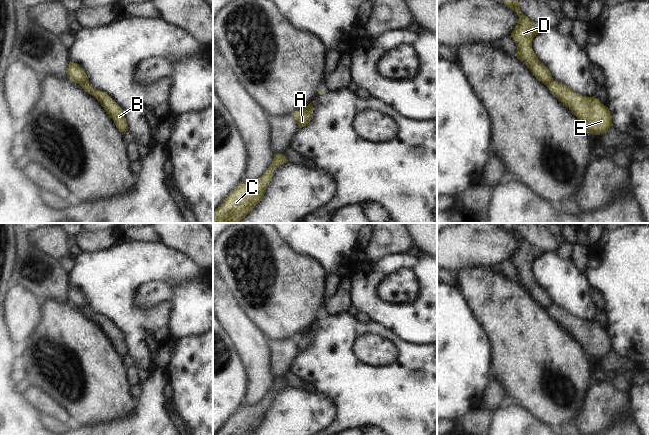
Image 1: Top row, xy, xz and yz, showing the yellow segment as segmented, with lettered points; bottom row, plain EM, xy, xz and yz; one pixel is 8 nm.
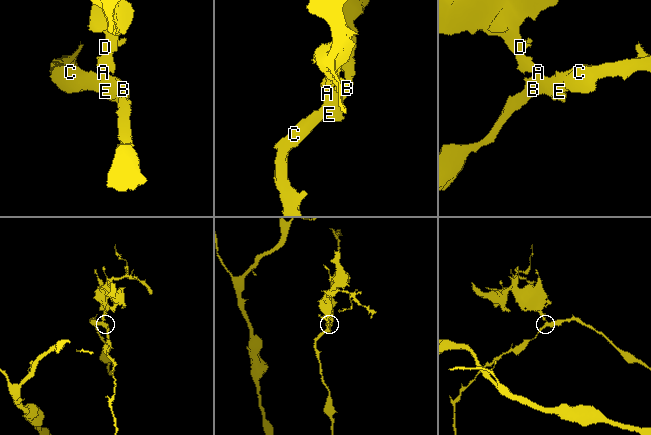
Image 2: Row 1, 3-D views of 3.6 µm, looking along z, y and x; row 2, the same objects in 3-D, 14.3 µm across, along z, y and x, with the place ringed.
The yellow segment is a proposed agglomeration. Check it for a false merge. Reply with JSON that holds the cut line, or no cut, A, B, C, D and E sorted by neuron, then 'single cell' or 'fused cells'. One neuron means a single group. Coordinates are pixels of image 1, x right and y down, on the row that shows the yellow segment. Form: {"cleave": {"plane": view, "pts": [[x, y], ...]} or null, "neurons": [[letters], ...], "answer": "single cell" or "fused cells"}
{"cleave": {"plane": "xz", "pts": [[312, 108], [298, 111]]}, "neurons": [["A", "B", "C", "E"], ["D"]], "answer": "fused cells"}

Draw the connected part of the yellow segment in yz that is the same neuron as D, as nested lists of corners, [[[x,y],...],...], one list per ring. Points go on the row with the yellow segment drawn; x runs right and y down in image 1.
[[[495,0],[504,3],[508,8],[515,11],[519,17],[511,37],[516,43],[516,56],[521,60],[533,73],[533,75],[542,83],[547,85],[553,81],[552,75],[548,68],[538,59],[532,49],[533,38],[543,30],[543,27],[533,23],[519,9],[518,0]]]

